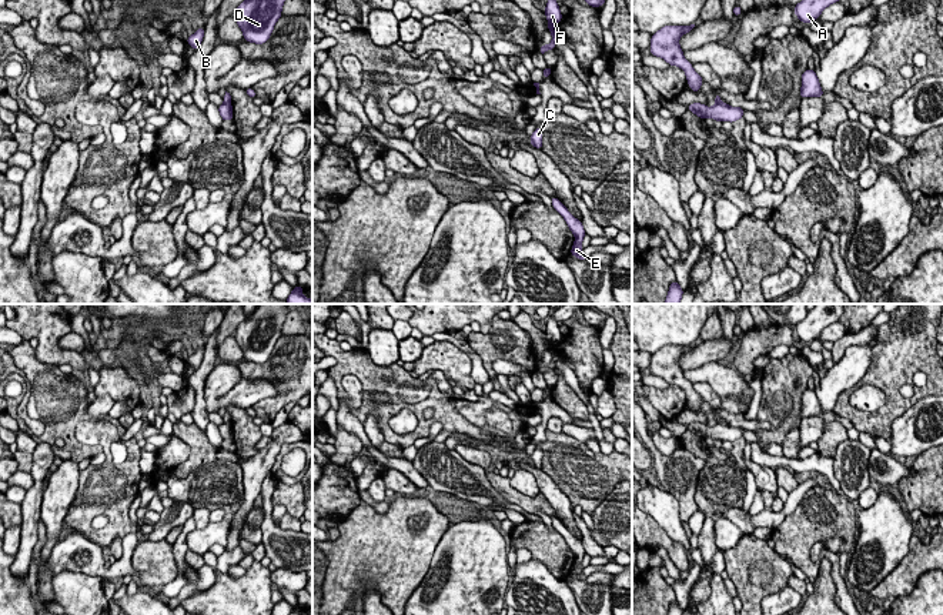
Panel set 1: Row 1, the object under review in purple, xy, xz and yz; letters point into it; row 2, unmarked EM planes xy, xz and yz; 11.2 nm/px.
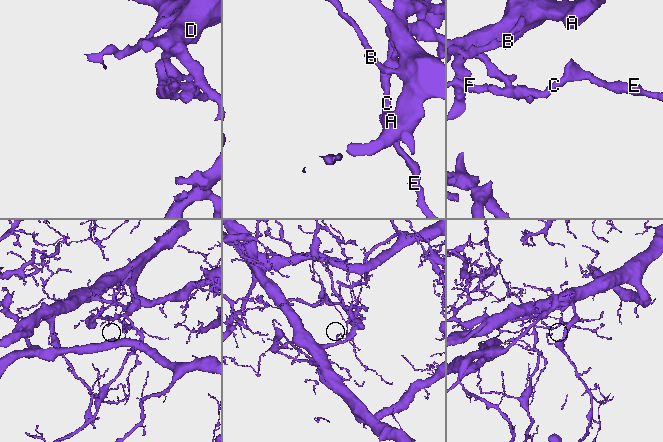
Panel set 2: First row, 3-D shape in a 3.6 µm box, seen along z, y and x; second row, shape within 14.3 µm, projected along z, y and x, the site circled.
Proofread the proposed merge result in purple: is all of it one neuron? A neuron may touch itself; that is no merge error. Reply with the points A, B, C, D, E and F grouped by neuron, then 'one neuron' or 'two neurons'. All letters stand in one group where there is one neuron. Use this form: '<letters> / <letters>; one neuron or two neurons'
A B D / C E F; two neurons

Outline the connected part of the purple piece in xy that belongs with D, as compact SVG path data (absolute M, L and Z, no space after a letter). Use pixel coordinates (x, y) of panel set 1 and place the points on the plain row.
M258 304L237 327L235 341L245 361L264 364L270 358L290 311L288 304Z

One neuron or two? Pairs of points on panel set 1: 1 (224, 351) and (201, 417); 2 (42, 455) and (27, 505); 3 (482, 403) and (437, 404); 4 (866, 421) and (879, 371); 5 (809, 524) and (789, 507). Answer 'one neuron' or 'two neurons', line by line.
1: two neurons
2: one neuron
3: two neurons
4: one neuron
5: two neurons

